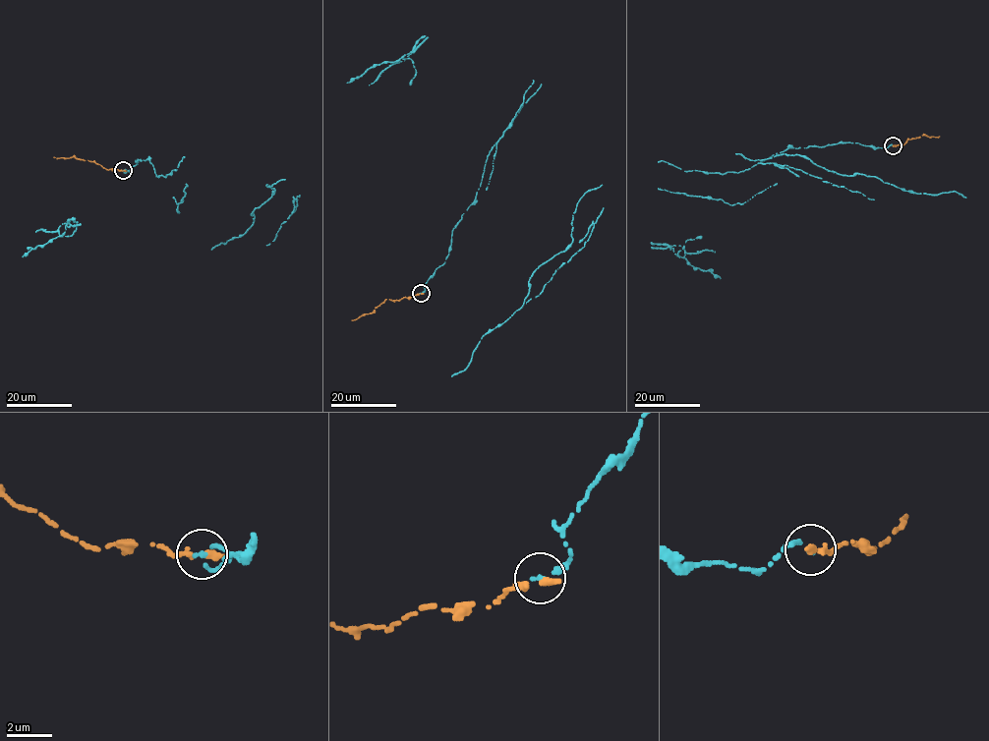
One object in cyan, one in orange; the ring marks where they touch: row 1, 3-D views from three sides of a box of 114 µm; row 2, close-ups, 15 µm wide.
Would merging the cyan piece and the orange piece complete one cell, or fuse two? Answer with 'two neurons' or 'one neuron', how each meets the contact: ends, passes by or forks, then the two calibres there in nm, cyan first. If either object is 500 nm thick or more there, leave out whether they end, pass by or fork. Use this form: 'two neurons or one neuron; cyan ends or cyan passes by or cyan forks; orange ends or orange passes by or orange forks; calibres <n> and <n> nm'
two neurons; cyan ends; orange ends; calibres 220 and 380 nm

